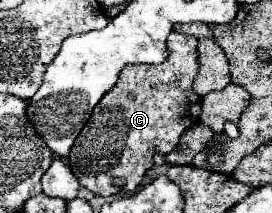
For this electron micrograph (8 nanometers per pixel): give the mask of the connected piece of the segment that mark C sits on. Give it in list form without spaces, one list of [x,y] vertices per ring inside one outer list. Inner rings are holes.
[[[171,32],[167,36],[167,60],[157,66],[125,66],[119,74],[119,80],[111,92],[107,92],[99,104],[93,108],[91,118],[87,120],[85,128],[79,132],[71,154],[69,154],[69,166],[81,186],[91,190],[97,196],[111,196],[111,194],[129,194],[133,192],[145,172],[153,166],[153,154],[169,154],[177,142],[179,136],[193,124],[197,124],[199,112],[201,112],[201,98],[195,96],[195,118],[191,114],[193,106],[193,88],[191,82],[197,74],[197,42],[195,36]]]

